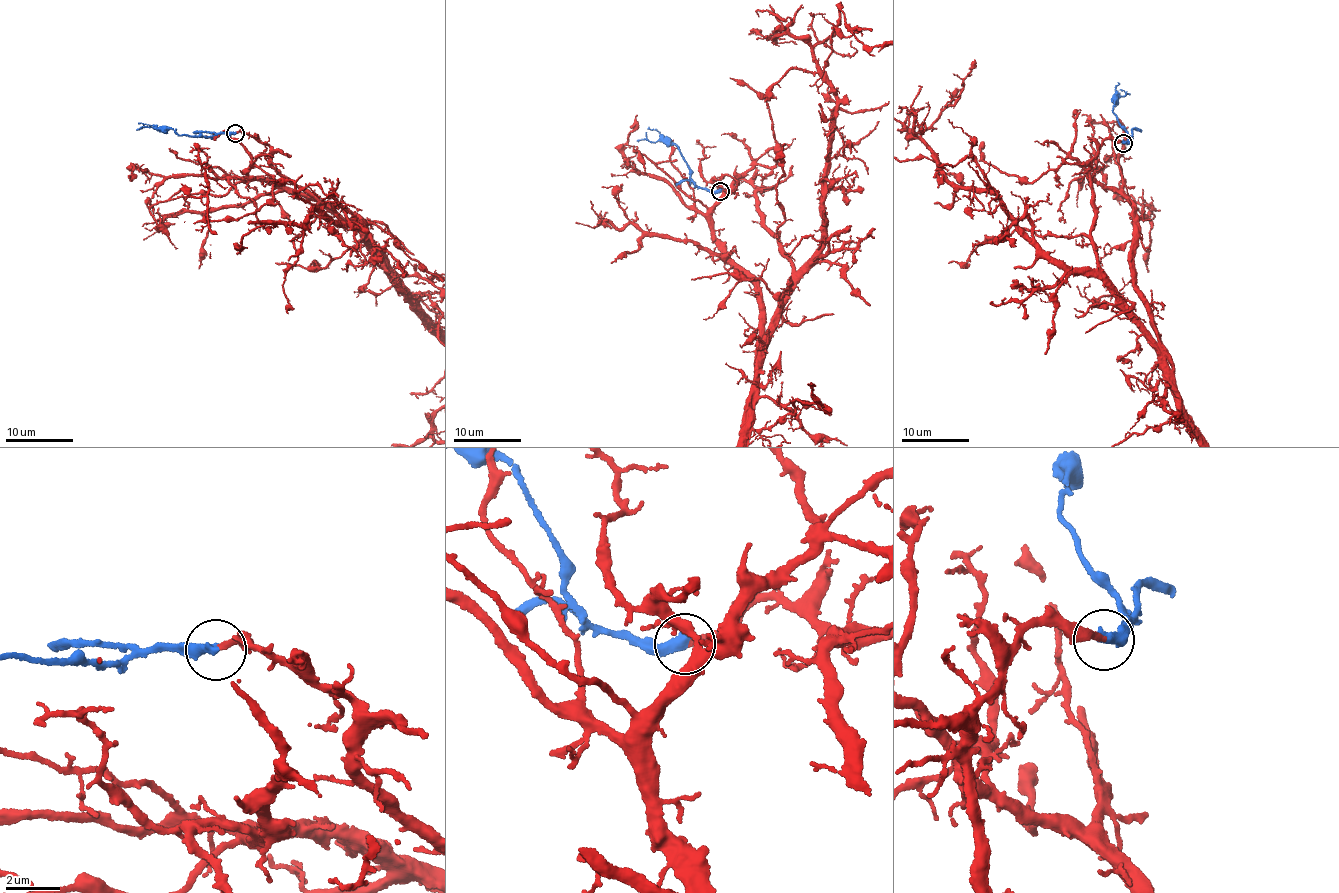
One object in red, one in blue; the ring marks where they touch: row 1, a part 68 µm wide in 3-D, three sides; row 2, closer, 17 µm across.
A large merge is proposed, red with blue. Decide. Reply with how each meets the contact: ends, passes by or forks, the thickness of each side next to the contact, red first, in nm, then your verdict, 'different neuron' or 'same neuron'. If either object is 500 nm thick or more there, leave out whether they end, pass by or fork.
red ends; blue ends; calibres 220 and 400 nm; same neuron

